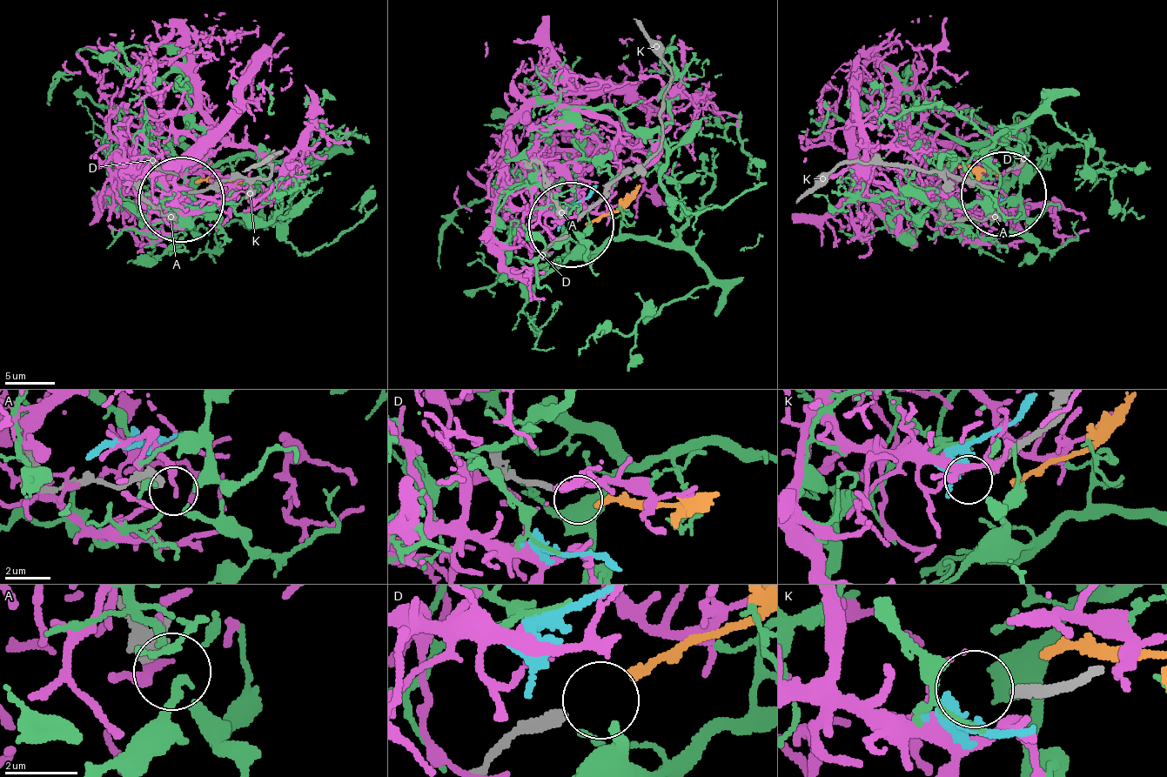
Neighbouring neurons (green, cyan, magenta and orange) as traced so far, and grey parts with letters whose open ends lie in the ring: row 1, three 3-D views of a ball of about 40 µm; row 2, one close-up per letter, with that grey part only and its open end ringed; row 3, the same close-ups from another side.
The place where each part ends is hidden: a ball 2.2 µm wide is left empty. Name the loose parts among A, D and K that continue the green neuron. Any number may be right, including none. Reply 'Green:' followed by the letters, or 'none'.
Green: none

